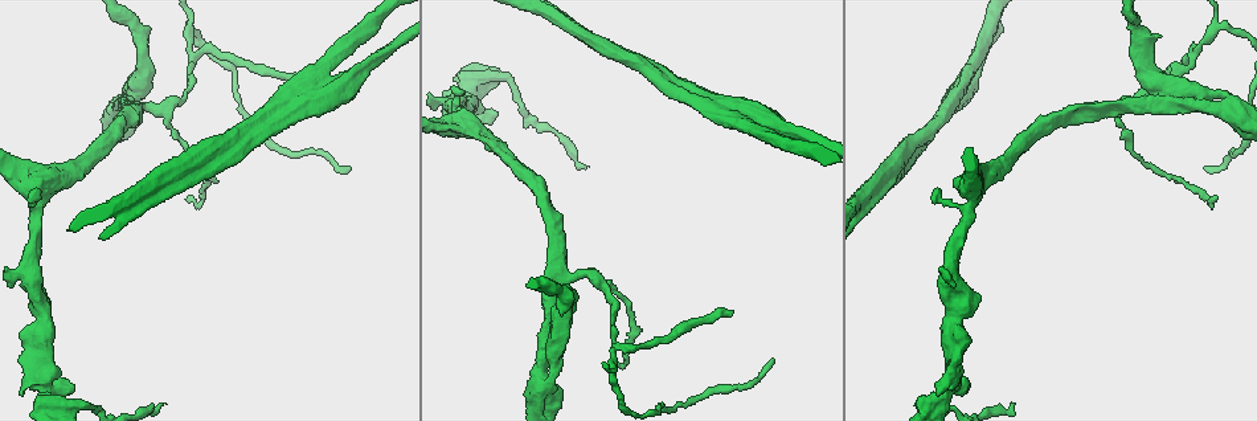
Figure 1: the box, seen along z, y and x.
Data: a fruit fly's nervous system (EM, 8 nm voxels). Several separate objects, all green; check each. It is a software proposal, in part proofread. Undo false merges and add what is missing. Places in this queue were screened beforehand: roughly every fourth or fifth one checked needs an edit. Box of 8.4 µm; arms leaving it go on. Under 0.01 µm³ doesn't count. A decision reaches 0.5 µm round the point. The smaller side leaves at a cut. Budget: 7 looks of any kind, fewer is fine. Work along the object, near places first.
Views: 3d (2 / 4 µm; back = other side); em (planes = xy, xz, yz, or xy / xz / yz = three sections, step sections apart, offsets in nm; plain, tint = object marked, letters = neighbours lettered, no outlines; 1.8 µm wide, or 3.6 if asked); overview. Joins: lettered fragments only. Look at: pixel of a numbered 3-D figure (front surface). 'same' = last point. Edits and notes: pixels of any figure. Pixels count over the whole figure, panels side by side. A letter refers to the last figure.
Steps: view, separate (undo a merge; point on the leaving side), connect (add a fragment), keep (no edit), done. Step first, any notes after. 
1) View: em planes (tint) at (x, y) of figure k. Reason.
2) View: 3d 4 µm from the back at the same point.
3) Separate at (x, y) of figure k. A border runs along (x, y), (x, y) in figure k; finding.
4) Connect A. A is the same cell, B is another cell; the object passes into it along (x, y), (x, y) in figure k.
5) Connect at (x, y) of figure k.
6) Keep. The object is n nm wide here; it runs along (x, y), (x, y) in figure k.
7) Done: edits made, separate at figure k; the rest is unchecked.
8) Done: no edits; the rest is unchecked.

View: em xz step 4 (tint) at (951, 384) of figure 1. Narrows sharply.

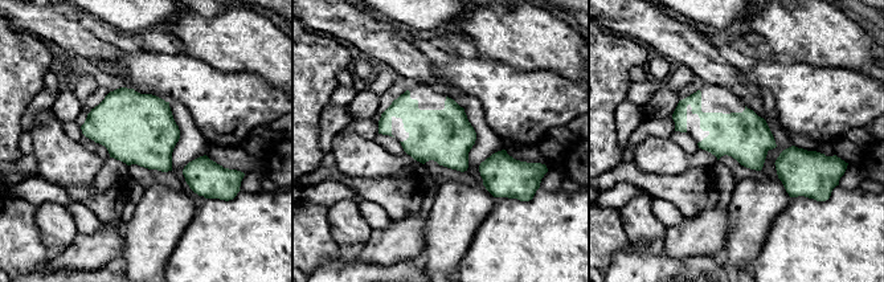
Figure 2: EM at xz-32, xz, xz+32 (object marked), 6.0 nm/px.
View: em xy step 4 (letters) at the same point.

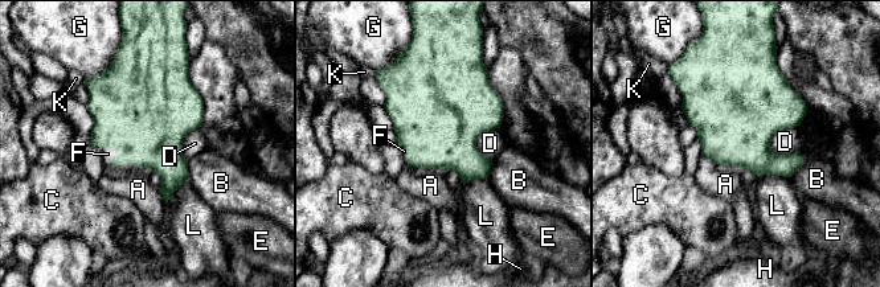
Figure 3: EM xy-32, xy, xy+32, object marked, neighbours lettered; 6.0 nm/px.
Connect F. F is the same cell, A, B, C, D, E, G, H, K and L are other cells; the object passes into it along (142, 136), (111, 164), (107, 154) in figure 3; it goes on there.

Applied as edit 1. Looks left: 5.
View: em planes (letters) at (970, 186) of figure 1. Sharp bend.

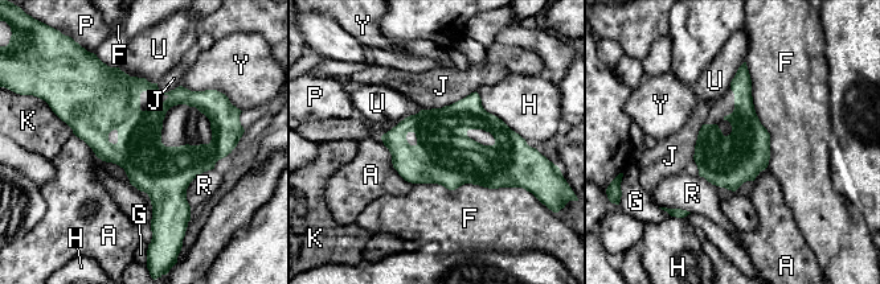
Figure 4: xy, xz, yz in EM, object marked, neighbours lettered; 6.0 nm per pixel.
Keep. A, F, G, H, J, K, P, R, U and Y are other cells; a border runs along (380, 138), (392, 167), (413, 184) in figure 4; continuous, no second cell.

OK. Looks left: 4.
View: 3d 4 µm at (1158, 100) of figure 1. Two arms at a narrow angle.

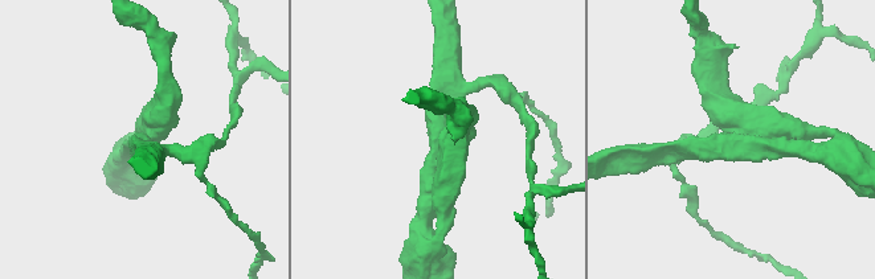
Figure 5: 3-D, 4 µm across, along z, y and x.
View: em planes (letters) at (735, 139) of figure 5. Now the EM.

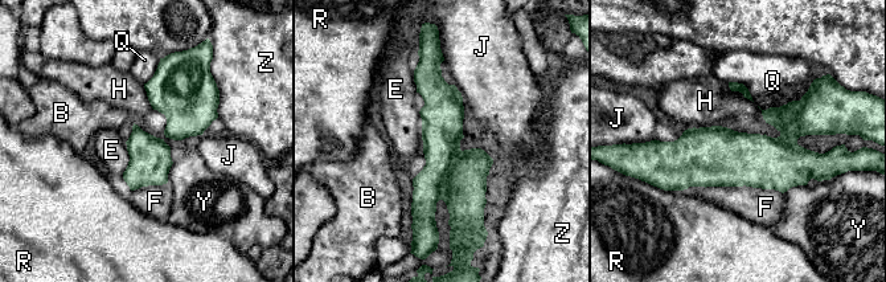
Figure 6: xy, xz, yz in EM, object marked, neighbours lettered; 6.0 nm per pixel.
Keep. B, E, F, H, J, Q, R, Y and Z are other cells; it runs along (435, 61), (456, 219) in figure 6; all the same cell.

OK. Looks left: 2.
Done: edits made, connect at figure 3; the rest is unchecked.

